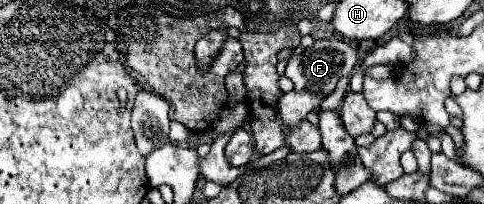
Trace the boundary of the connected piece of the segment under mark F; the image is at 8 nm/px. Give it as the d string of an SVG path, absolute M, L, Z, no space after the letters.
M319 39L311 47L307 47L301 55L293 55L287 63L285 75L293 81L295 91L319 91L323 97L329 97L343 75L351 75L357 65L357 51L337 39Z

